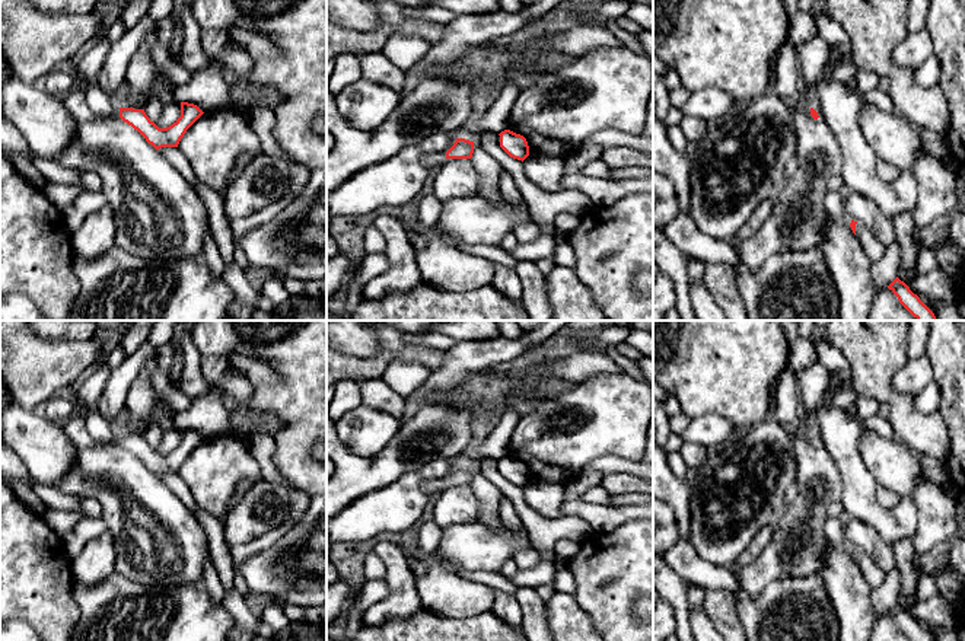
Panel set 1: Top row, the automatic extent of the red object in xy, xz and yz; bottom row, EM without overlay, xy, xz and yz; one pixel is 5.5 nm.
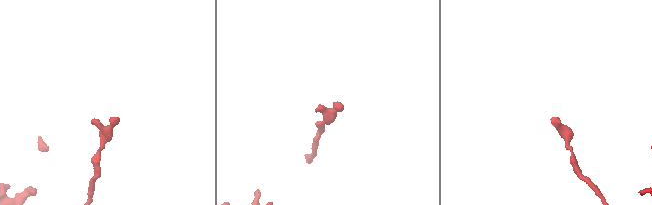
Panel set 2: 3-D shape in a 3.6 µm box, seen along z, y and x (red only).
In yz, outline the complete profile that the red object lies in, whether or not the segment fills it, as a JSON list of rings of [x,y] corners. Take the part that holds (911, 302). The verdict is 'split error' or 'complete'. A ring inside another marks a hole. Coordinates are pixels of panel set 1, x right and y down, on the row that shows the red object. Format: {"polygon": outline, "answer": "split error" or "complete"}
{"polygon": [[[898,277],[888,286],[888,288],[917,320],[936,320],[934,313]]], "answer": "complete"}

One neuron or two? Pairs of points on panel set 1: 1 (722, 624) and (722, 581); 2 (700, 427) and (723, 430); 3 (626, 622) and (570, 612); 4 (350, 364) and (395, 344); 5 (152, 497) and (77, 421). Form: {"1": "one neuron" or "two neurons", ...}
{"1": "two neurons", "2": "one neuron", "3": "two neurons", "4": "one neuron", "5": "one neuron"}

